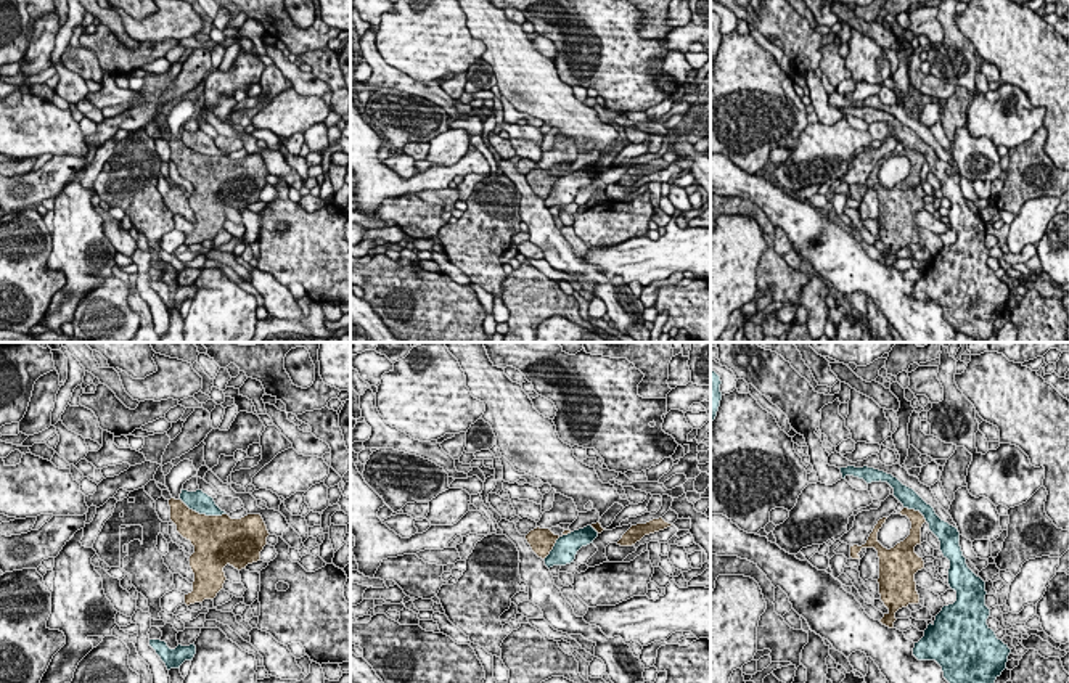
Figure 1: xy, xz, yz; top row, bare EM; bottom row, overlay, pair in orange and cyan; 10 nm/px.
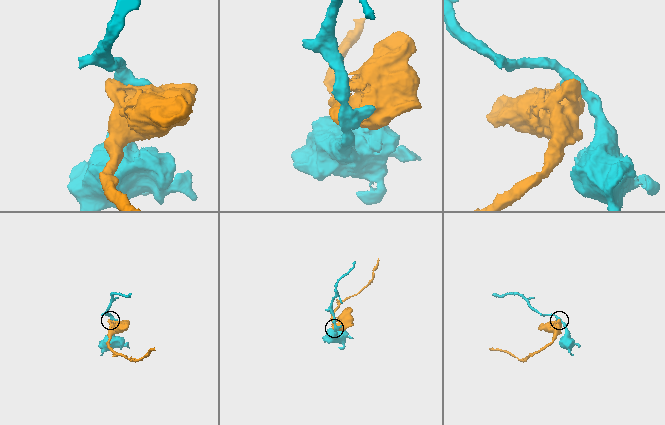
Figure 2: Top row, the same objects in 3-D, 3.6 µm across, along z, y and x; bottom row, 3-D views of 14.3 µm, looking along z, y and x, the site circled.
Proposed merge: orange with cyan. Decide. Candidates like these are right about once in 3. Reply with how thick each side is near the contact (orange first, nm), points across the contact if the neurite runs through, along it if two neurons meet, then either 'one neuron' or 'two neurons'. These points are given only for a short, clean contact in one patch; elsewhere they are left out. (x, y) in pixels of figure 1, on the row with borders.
calibres 420 and 220 nm; two neurons

